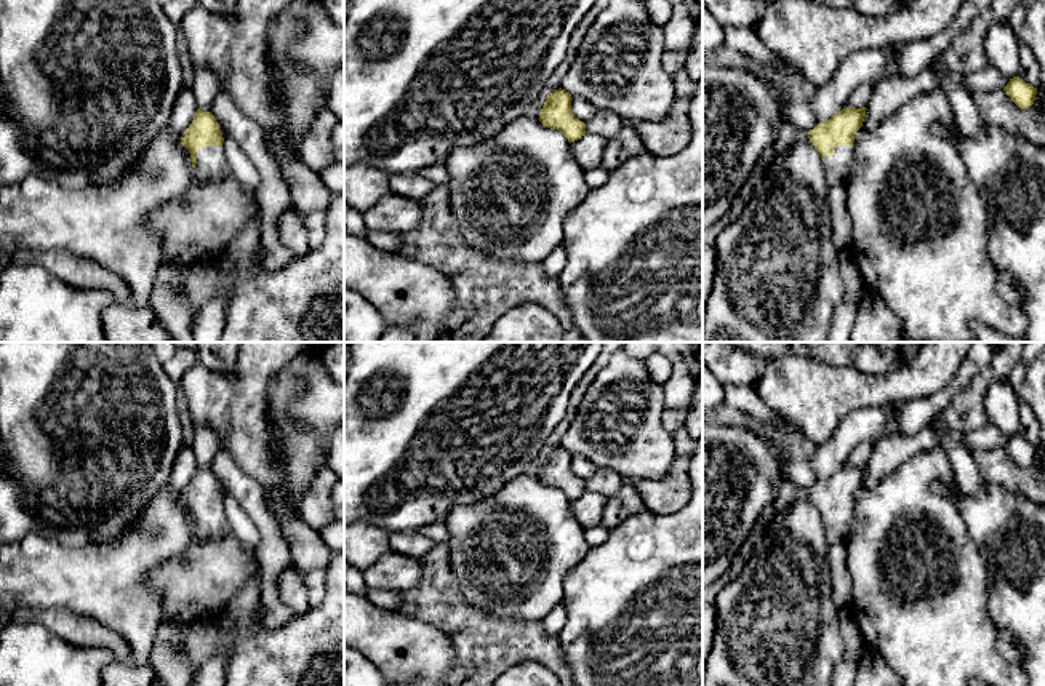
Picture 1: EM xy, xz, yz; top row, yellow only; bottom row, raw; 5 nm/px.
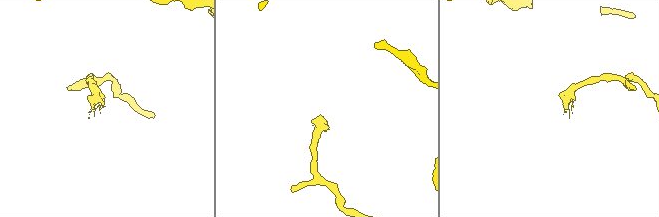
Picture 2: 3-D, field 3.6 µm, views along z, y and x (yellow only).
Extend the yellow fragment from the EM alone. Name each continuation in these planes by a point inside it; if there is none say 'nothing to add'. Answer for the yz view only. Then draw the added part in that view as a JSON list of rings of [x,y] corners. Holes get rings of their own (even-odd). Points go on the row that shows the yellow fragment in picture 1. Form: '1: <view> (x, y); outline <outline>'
1: yz (836, 168); outline [[[839,146],[834,155],[824,155],[824,173],[827,179],[827,206],[831,211],[831,238],[840,257],[851,254],[853,224],[847,208],[845,174],[851,157],[851,147]]]

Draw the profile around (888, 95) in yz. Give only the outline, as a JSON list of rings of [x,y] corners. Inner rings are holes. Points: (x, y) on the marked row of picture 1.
[[[930,67],[914,77],[896,75],[877,82],[871,99],[866,104],[863,126],[867,130],[874,128],[885,115],[895,112],[906,101],[935,90],[938,90],[938,75]]]

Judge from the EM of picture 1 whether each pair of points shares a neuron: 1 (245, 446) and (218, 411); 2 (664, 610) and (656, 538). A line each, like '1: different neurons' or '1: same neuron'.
1: same neuron
2: same neuron

